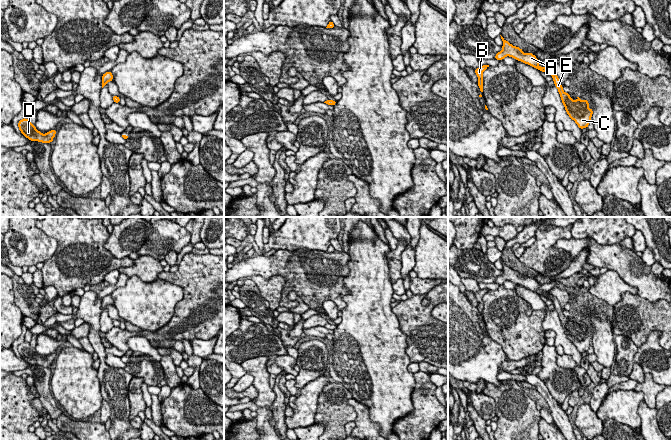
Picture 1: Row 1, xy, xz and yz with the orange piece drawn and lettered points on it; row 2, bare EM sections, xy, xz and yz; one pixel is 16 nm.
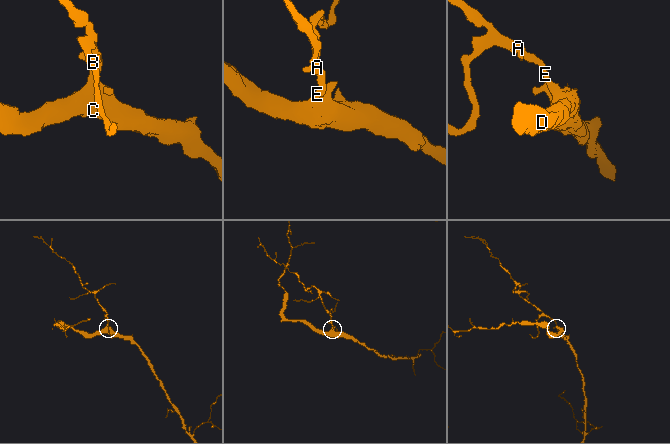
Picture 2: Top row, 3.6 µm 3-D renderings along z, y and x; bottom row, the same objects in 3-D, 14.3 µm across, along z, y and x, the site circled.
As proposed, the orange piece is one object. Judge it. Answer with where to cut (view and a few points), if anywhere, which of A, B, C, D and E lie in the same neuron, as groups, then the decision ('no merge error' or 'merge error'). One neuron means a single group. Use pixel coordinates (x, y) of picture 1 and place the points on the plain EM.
cut none; groups A B C D E; no merge error

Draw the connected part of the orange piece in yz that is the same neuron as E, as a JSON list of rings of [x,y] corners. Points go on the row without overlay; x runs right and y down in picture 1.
[[[502,260],[501,263],[503,265],[502,274],[498,276],[495,279],[495,283],[501,285],[506,280],[512,281],[513,283],[516,283],[518,285],[521,285],[525,288],[528,288],[534,292],[536,292],[539,295],[542,295],[544,297],[550,297],[554,309],[558,313],[558,316],[561,321],[561,325],[565,331],[565,334],[569,341],[575,345],[575,347],[578,349],[578,351],[582,354],[583,352],[587,352],[589,350],[589,347],[592,345],[591,341],[593,338],[593,333],[589,332],[589,326],[588,324],[581,324],[579,321],[577,321],[577,324],[573,324],[568,317],[565,317],[563,314],[563,310],[560,307],[560,304],[556,297],[553,295],[549,295],[546,291],[540,291],[539,284],[536,282],[536,280],[532,277],[524,277],[523,274],[517,270],[513,270],[508,265],[506,265]]]

